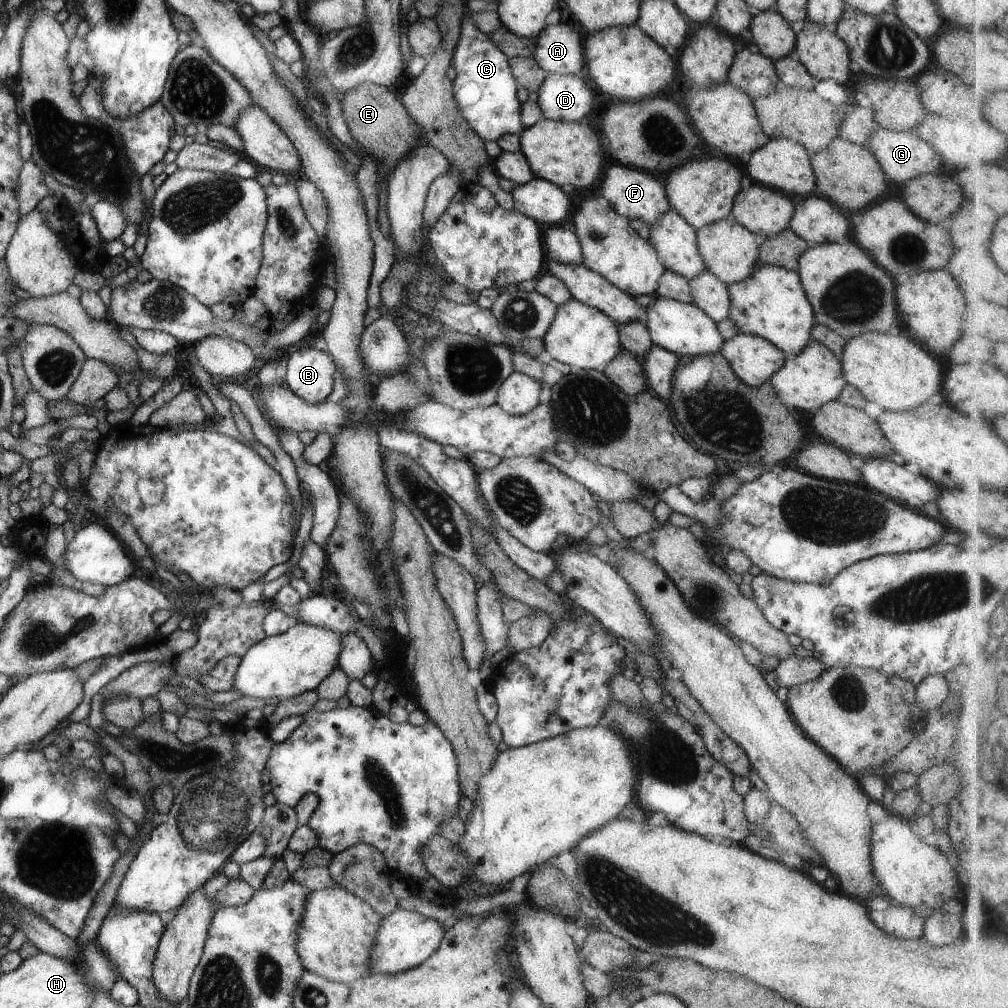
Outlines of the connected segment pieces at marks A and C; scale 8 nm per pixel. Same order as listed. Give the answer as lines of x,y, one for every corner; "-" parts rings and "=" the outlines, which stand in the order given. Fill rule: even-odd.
546,26
535,41
533,60
545,72
562,76
584,75
582,42
570,26
=
468,15
463,18
460,40
454,50
452,66
456,69
453,81
454,99
468,126
484,141
496,141
504,134
520,136
524,132
522,124
522,104
518,101
516,80
509,66
509,59
494,42
483,34

